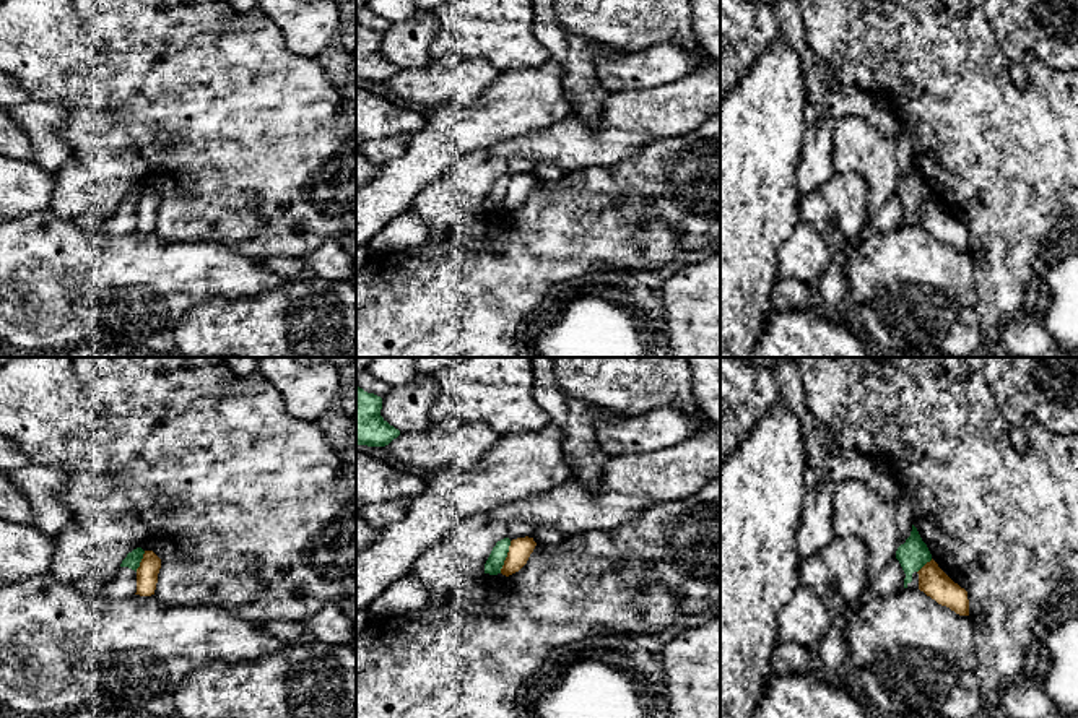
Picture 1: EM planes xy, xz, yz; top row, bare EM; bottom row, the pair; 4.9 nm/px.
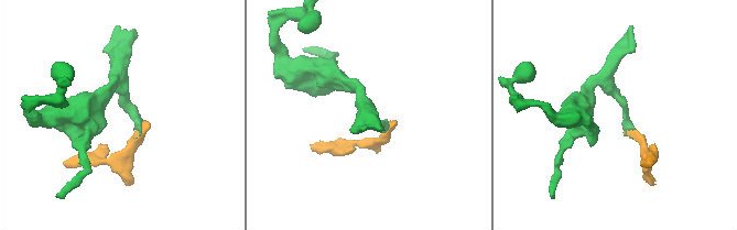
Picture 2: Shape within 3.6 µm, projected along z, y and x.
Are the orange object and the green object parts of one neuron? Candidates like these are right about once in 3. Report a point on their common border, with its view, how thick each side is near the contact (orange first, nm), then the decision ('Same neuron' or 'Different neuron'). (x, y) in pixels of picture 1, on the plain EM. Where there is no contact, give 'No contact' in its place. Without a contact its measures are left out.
Touches orange at xz (506, 194). Thickness 110 nm (orange) against 90 nm. Different neuron

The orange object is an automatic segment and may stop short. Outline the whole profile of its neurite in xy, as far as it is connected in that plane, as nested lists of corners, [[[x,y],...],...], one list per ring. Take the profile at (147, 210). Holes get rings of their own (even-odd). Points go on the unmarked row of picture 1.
[[[145,187],[140,203],[137,205],[137,229],[140,232],[154,231],[161,195],[153,187]]]

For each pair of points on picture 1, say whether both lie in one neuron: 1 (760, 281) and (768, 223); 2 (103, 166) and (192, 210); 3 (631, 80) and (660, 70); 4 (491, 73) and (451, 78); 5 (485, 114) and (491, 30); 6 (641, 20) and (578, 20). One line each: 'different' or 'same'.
1: same
2: same
3: same
4: same
5: different
6: same

